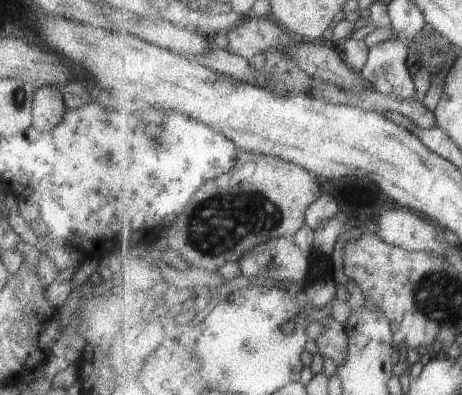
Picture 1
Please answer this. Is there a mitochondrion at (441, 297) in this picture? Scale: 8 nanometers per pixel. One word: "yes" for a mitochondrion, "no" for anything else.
yes

